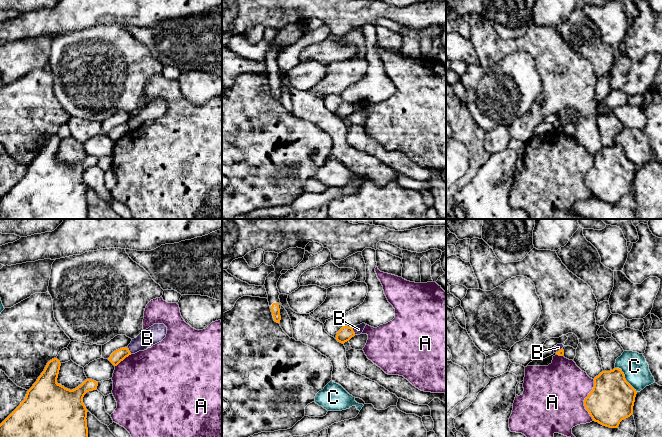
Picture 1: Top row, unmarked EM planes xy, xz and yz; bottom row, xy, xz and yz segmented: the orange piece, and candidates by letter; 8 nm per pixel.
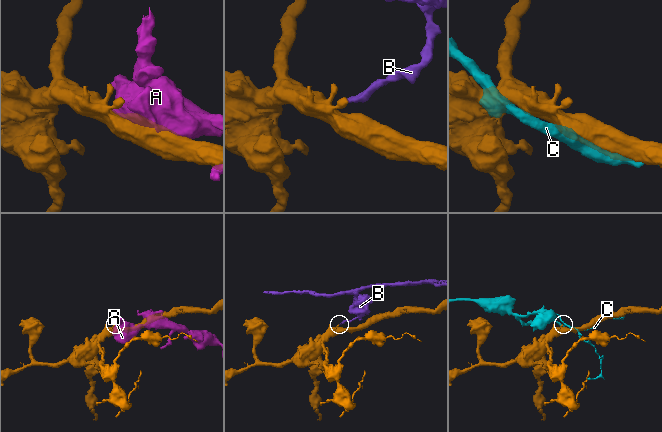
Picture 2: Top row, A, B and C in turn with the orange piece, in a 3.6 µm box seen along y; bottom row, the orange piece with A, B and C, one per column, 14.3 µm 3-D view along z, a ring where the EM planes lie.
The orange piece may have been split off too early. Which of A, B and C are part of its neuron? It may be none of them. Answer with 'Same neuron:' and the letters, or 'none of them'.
Same neuron: none of them

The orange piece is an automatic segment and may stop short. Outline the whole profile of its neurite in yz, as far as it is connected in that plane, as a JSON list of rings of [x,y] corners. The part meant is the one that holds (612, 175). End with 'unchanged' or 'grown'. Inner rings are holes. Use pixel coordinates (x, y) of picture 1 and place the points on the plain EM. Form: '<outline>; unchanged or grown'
[[[614,144],[594,154],[593,166],[585,174],[584,182],[593,197],[618,204],[622,196],[633,190],[636,170],[622,146]]]; unchanged

